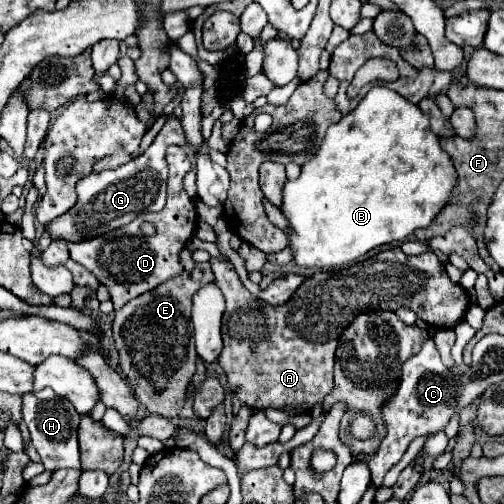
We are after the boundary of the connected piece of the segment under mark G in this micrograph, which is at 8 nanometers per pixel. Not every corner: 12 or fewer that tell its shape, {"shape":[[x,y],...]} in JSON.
{"shape":[[167,116],[145,154],[77,184],[77,204],[45,226],[87,240],[165,206],[165,150],[187,146]]}

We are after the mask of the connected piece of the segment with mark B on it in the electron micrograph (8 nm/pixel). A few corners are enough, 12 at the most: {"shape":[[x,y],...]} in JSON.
{"shape":[[373,86],[283,188],[295,264],[349,266],[457,186],[429,118]]}

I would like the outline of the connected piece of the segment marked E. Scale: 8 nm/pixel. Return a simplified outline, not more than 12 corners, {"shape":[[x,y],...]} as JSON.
{"shape":[[197,262],[115,312],[123,376],[177,418],[197,370]]}

